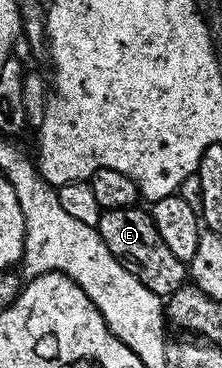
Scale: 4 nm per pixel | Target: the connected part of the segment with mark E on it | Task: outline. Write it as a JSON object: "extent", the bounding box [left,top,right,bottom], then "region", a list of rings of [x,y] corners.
{"extent":[96,206,186,298],"region":[[[140,206],[103,209],[96,231],[100,233],[102,242],[106,242],[106,250],[110,250],[110,254],[114,254],[120,265],[130,270],[146,290],[167,298],[185,287],[186,266],[174,258],[166,242],[162,242],[162,234],[158,234],[158,226],[154,226],[151,211],[144,209],[143,212]]]}

